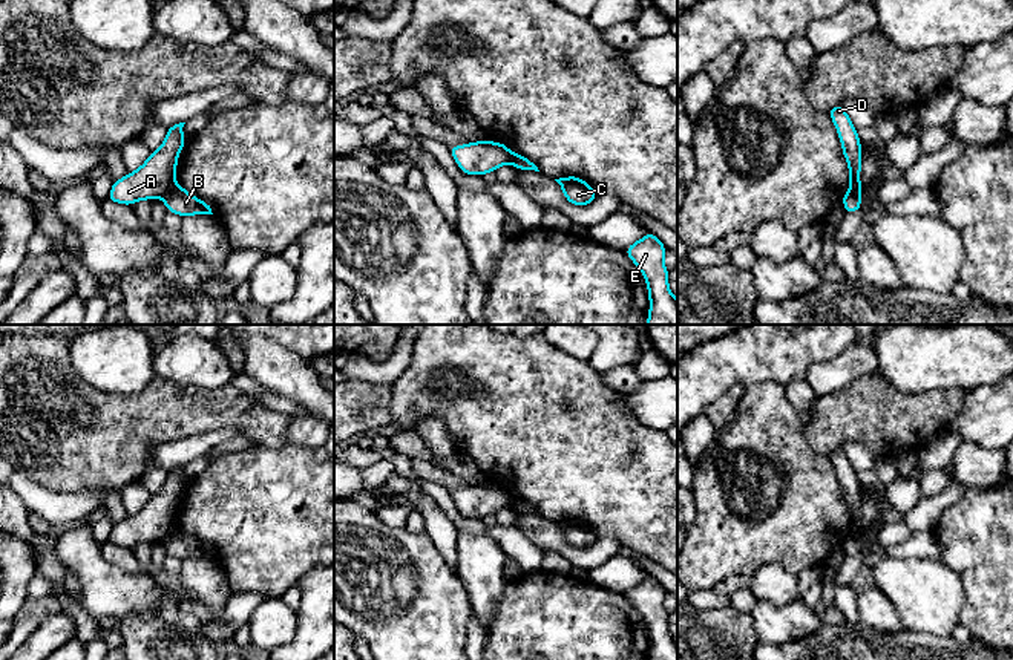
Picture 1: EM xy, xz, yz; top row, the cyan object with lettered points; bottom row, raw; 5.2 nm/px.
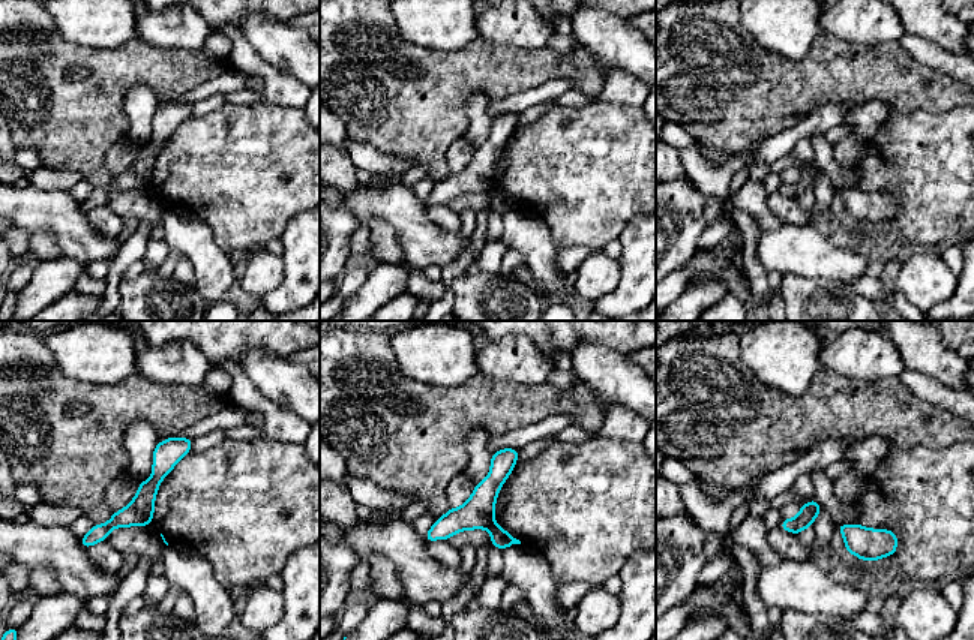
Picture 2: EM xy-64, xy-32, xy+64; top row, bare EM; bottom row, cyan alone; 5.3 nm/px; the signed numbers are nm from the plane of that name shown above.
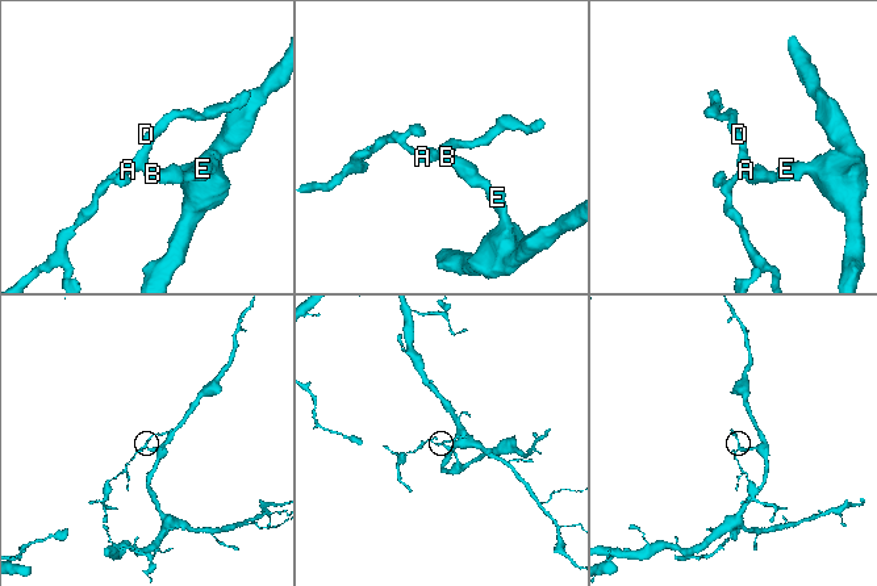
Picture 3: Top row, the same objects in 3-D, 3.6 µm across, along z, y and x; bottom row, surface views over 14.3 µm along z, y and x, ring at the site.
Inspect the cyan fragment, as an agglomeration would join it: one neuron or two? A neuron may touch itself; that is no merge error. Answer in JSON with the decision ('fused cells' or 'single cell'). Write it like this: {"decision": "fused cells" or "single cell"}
{"decision": "fused cells"}

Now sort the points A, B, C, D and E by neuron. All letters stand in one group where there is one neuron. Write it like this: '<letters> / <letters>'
A D / B C E

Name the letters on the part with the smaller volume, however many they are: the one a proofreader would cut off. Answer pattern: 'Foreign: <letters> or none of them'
Foreign: A, D

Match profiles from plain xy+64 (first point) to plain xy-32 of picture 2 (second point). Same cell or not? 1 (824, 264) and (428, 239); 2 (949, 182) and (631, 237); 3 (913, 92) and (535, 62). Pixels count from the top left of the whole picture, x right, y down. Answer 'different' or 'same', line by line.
1: same
2: different
3: same

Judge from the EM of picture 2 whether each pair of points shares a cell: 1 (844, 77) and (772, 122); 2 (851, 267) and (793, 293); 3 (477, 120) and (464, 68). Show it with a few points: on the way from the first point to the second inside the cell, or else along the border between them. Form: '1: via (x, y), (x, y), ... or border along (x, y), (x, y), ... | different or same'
1: via (826, 77), (814, 80), (790, 104) | same
2: border along (790, 272), (808, 278), (832, 278), (850, 285) | different
3: border along (480, 90), (476, 90), (467, 99), (465, 129) | different

